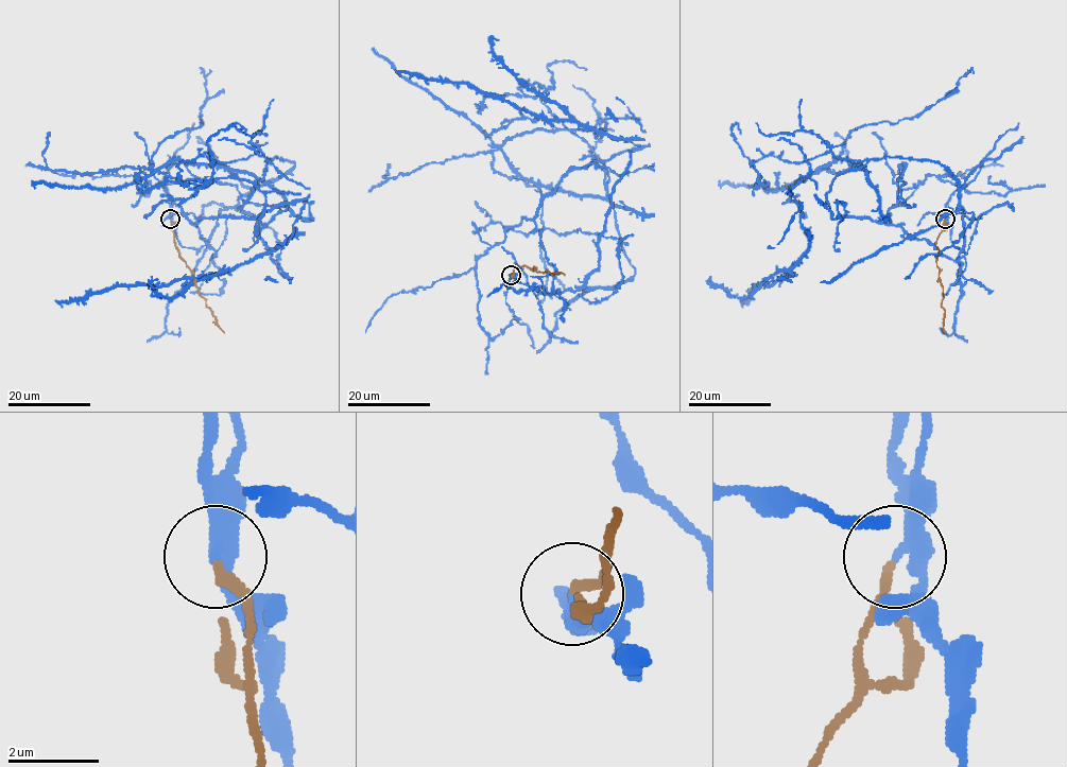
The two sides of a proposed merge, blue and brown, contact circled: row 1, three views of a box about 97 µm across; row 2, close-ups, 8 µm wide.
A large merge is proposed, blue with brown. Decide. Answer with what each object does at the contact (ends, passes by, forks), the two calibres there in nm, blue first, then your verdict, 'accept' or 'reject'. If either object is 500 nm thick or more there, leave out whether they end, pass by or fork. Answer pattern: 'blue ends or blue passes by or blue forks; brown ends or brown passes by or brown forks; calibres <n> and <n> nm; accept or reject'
blue passes by; brown ends; calibres 360 and 220 nm; reject

